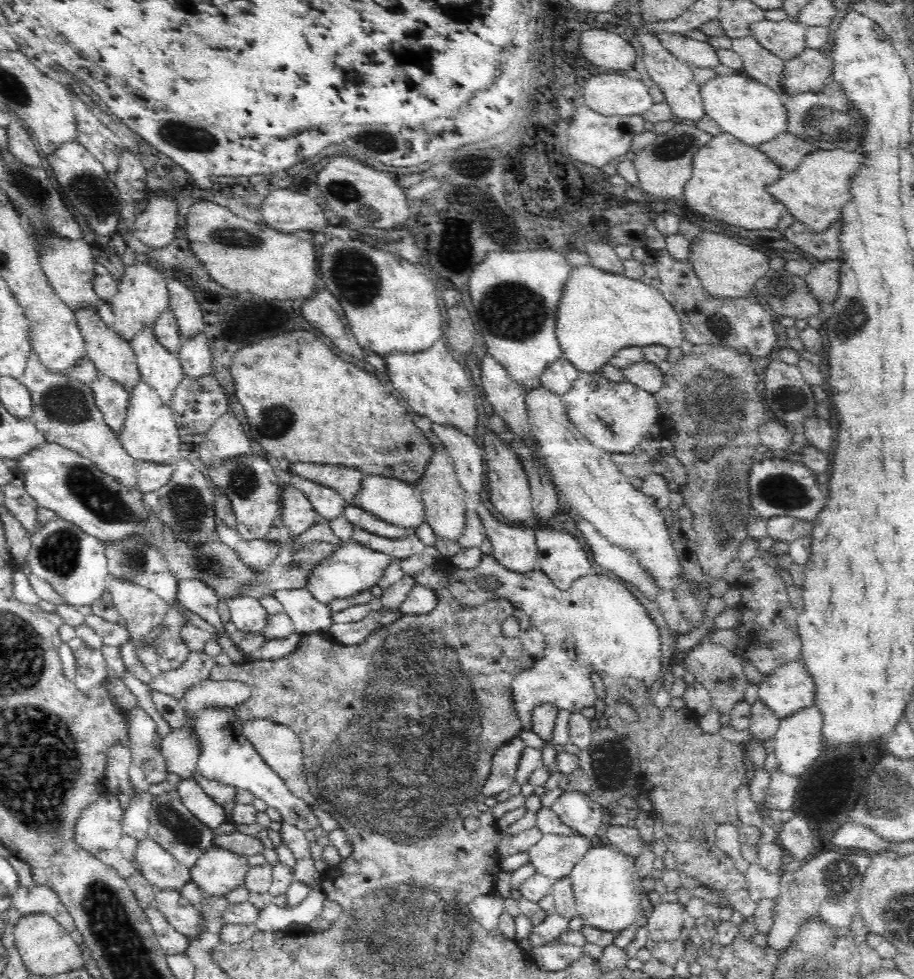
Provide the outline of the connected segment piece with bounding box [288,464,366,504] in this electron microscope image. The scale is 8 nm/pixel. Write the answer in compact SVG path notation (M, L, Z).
M292 464L288 472L333 488L348 504L351 504L358 494L366 476L356 468L318 466L318 464Z

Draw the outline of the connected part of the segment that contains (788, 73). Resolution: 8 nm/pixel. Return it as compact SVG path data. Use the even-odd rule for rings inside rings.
M806 48L798 56L784 61L781 95L817 93L832 74L833 58L821 49Z

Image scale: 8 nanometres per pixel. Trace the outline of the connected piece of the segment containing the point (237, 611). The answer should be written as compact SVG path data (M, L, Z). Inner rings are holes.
M238 596L227 600L231 621L244 632L260 633L270 619L270 615L253 596Z

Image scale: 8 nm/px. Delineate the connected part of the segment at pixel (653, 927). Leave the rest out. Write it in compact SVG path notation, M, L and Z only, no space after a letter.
M663 902L658 904L648 918L648 937L654 941L674 940L684 927L686 910L681 904Z

